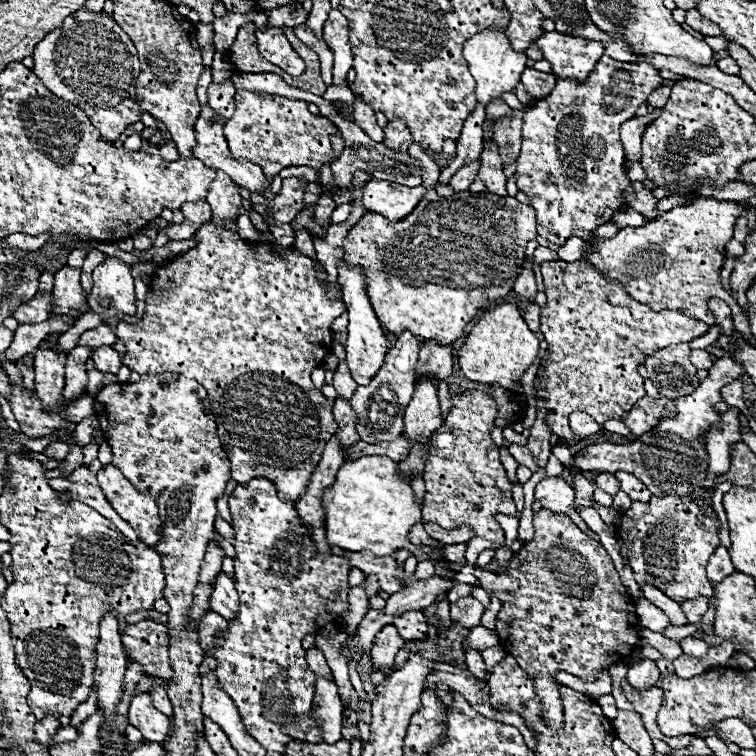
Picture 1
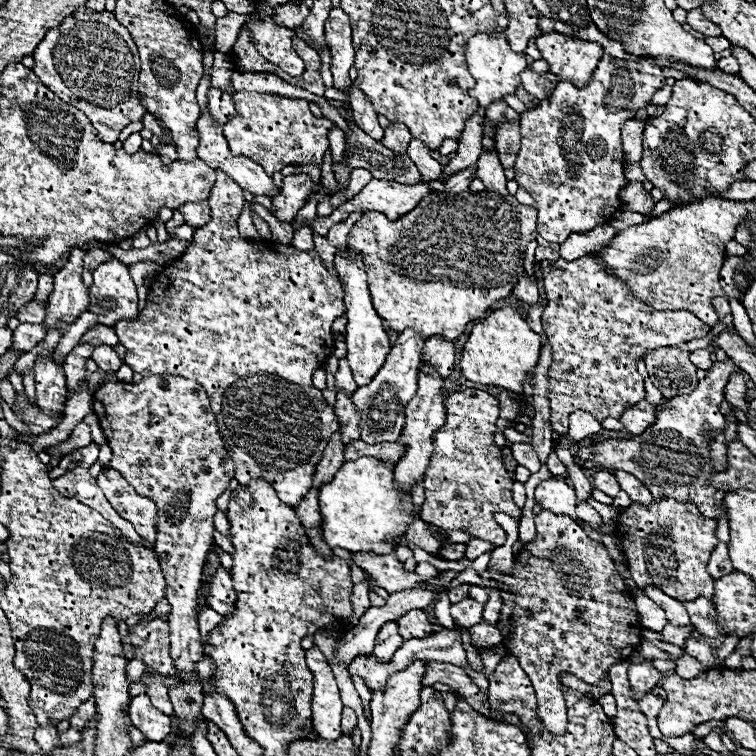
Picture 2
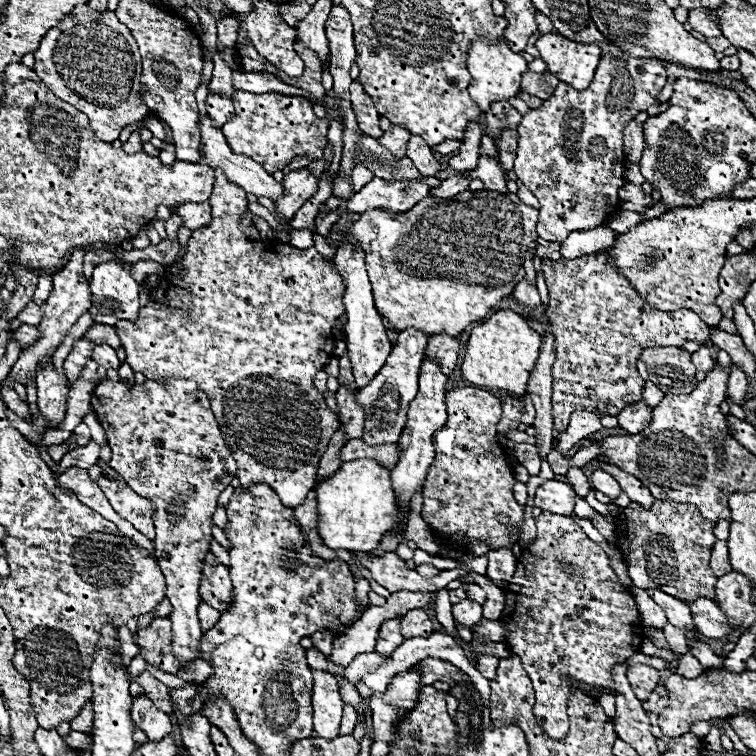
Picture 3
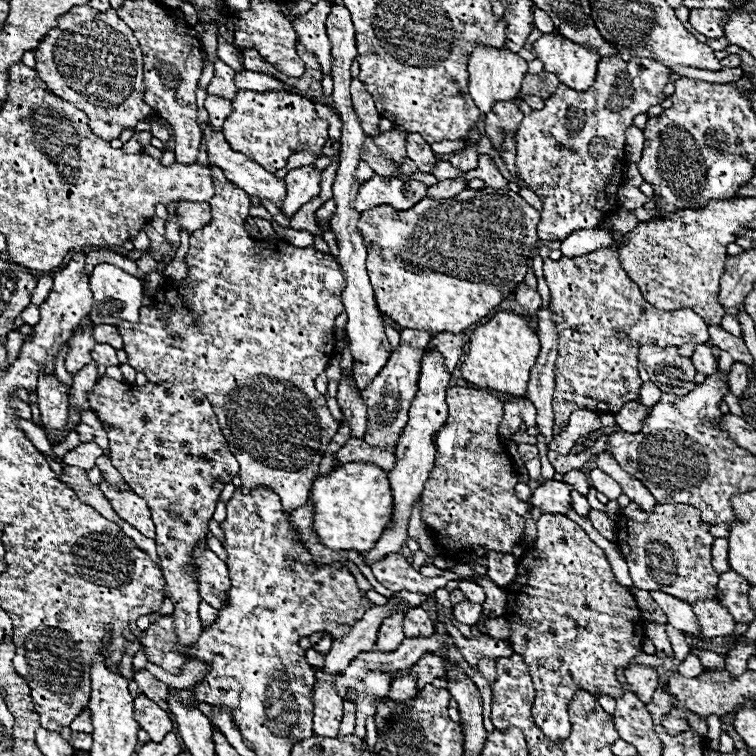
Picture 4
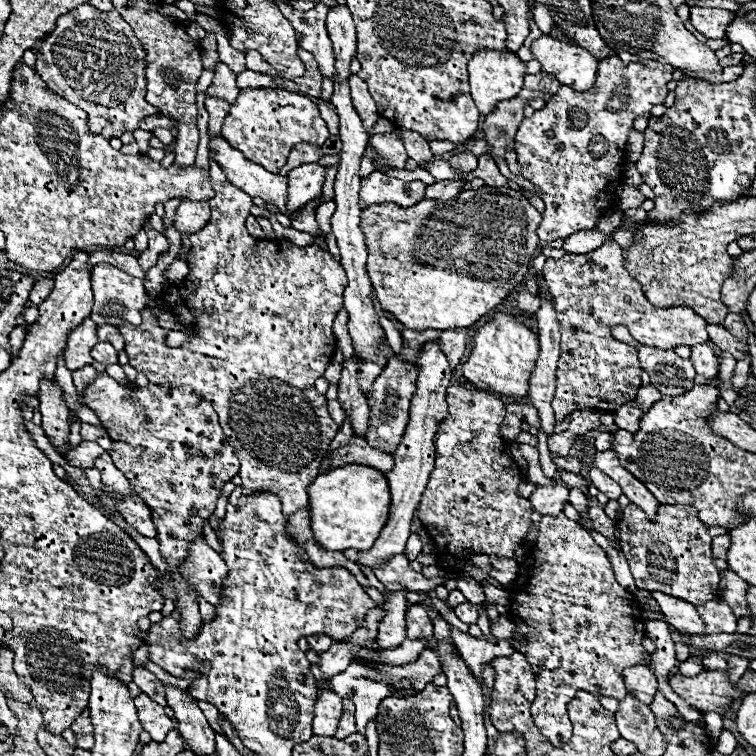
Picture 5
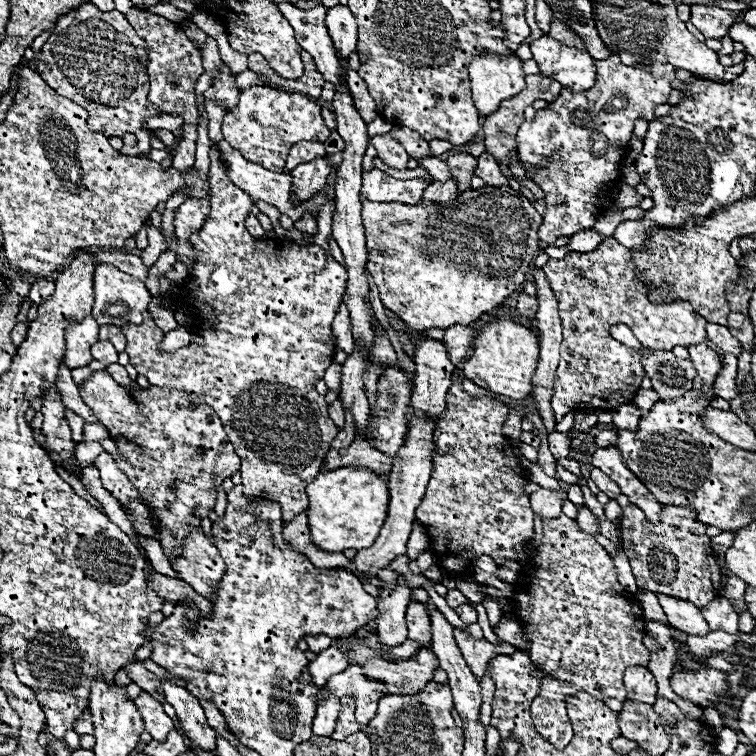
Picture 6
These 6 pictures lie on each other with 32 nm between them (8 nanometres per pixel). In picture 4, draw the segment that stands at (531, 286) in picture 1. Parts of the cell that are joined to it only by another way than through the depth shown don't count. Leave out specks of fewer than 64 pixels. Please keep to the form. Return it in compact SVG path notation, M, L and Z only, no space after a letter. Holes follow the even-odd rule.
M520 282L520 284L516 286L514 294L516 294L518 304L520 304L520 306L524 306L524 308L528 308L528 312L530 312L530 314L534 314L534 312L540 308L540 304L542 304L540 294L538 294L536 290L532 290L526 282Z

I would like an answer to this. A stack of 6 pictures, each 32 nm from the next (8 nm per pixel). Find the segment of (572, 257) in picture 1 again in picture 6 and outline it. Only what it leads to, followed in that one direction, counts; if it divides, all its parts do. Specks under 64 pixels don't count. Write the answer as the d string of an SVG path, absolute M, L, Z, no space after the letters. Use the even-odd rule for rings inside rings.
M586 230L586 232L578 232L568 240L568 248L570 252L592 252L602 244L602 236L596 230Z

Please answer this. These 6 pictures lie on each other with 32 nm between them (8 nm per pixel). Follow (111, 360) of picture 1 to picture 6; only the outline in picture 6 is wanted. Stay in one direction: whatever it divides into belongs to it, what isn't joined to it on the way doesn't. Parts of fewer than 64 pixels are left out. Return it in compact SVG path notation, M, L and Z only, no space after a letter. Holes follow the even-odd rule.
M106 340L96 342L96 344L92 346L92 356L94 356L94 360L104 362L106 366L110 366L110 364L118 362L118 352L116 352L116 350L114 350L114 346L112 346L110 342L106 342Z

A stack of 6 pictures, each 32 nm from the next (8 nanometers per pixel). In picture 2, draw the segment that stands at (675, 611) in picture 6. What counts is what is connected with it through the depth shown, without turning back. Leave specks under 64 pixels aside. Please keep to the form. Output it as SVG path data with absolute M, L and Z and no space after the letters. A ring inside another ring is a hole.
M654 586L644 588L644 594L666 612L670 624L674 624L674 626L688 626L688 624L690 624L688 612L682 608L682 602L666 596L662 590L658 590L658 588L654 588Z

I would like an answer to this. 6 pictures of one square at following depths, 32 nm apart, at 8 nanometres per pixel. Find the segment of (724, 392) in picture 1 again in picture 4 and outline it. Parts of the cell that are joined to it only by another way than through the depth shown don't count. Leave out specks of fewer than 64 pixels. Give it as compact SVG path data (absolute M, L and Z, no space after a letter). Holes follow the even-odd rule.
M744 363L734 364L729 378L728 378L728 390L740 400L744 390L748 386L748 370Z

